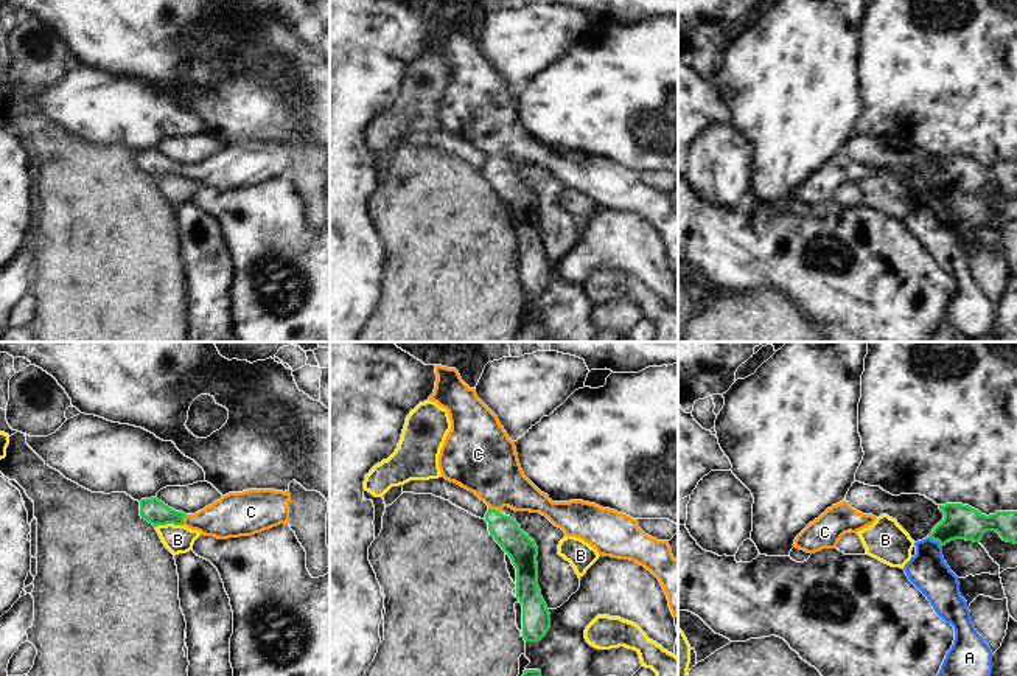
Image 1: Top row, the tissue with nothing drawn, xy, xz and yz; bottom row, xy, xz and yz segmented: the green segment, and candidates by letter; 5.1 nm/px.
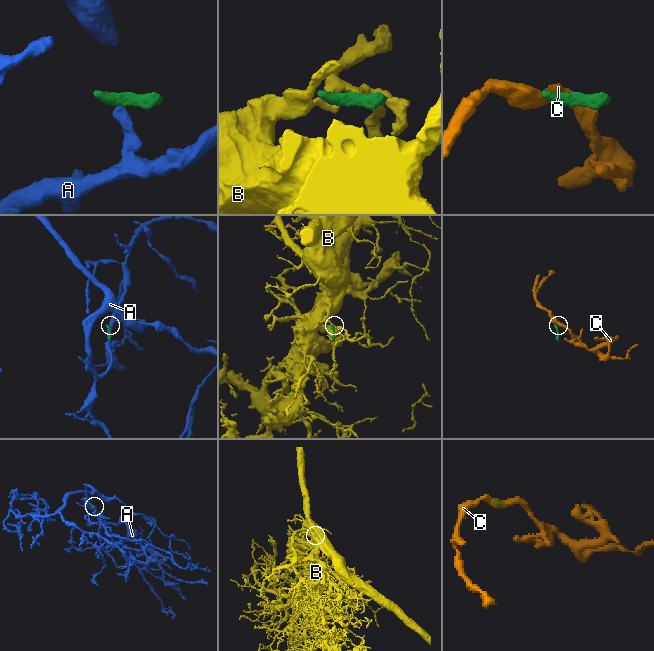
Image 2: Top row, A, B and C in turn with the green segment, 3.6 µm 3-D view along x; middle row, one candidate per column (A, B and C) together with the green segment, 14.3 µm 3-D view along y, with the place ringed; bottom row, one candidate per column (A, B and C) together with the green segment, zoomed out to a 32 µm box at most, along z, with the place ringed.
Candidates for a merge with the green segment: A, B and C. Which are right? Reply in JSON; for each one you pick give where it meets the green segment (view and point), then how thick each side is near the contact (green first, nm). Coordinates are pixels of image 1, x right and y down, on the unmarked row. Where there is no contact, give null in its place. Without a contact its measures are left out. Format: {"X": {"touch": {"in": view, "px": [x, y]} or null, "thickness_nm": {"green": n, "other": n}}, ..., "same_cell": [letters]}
{"C": {"touch": {"in": "xz", "px": [495, 162]}, "thickness_nm": {"green": 150, "other": 320}}, "same_cell": ["C"]}

